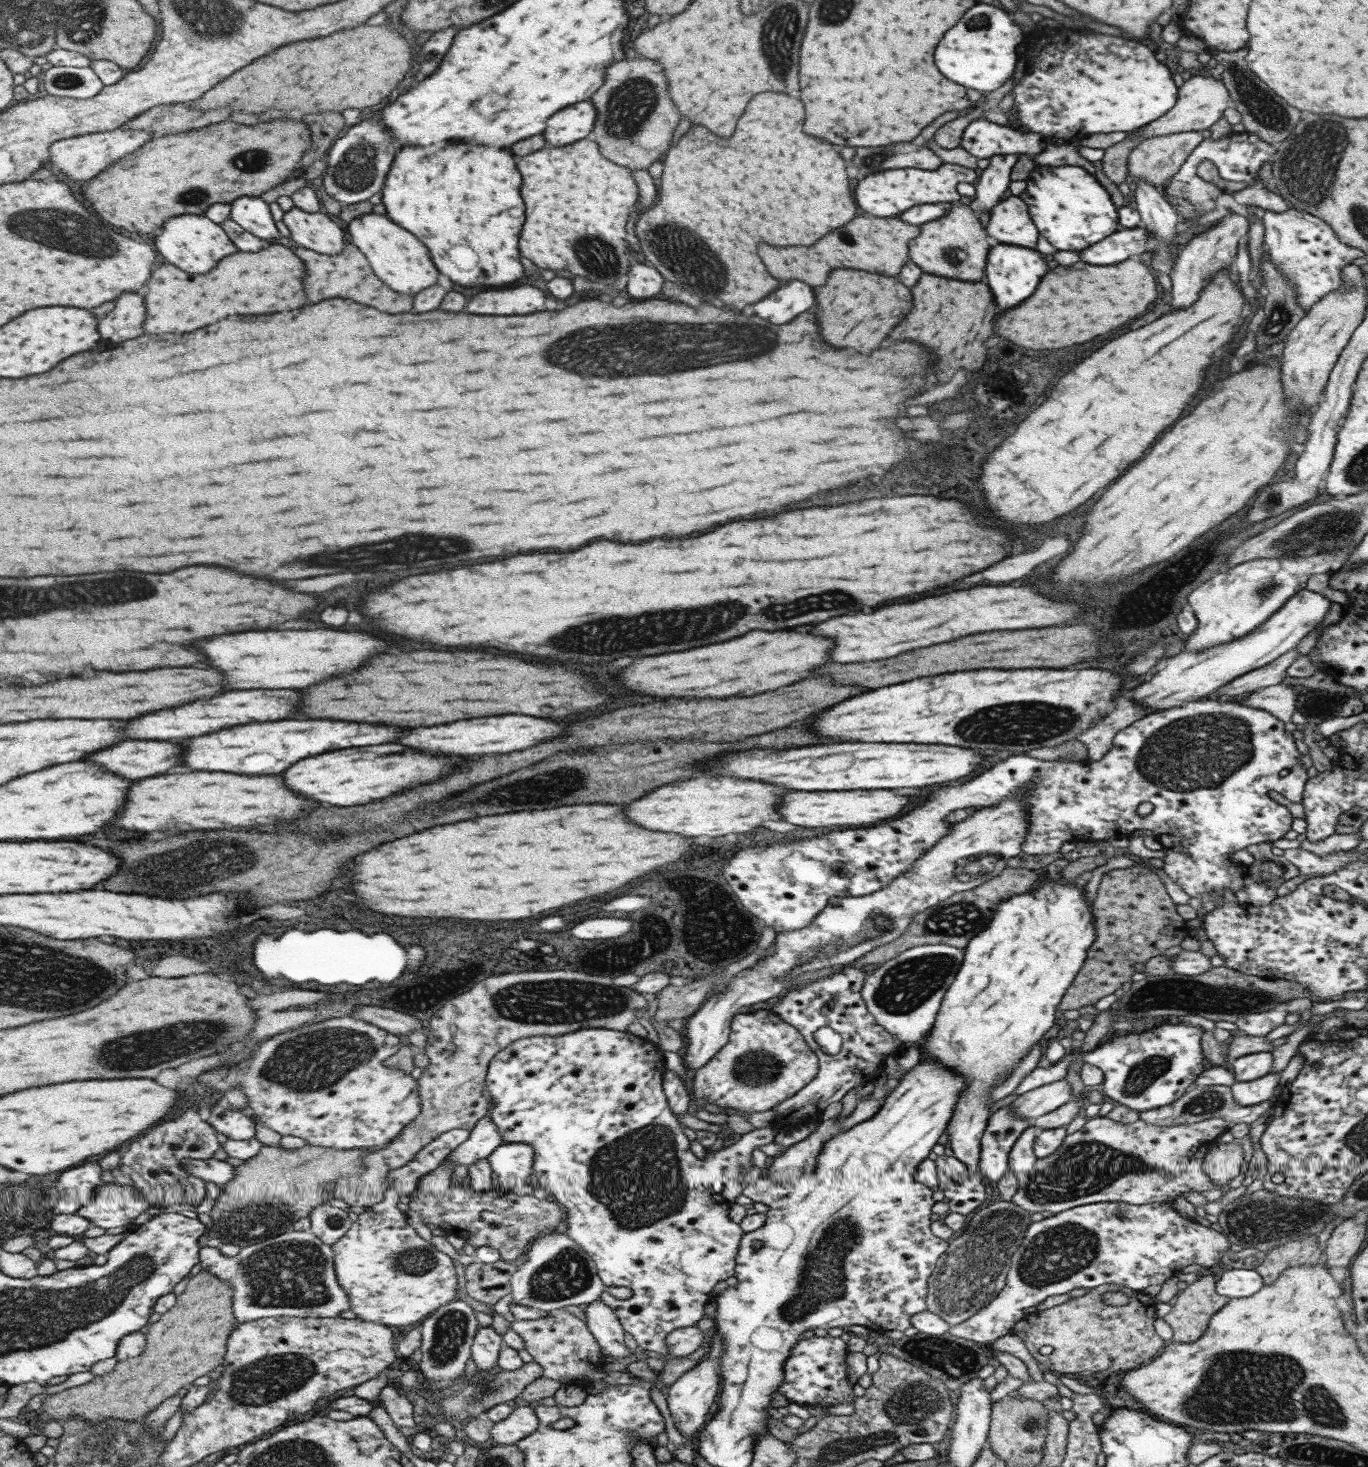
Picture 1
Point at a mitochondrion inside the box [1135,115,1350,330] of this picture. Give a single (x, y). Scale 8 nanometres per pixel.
(1310, 164)

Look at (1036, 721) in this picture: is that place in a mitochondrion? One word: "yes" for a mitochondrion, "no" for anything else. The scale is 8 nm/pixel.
yes

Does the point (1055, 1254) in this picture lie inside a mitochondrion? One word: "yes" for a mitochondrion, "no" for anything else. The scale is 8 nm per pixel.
yes

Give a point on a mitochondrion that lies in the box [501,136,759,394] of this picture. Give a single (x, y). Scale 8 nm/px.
(672, 246)

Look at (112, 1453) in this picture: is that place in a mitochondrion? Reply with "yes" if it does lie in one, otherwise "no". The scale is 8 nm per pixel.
yes

